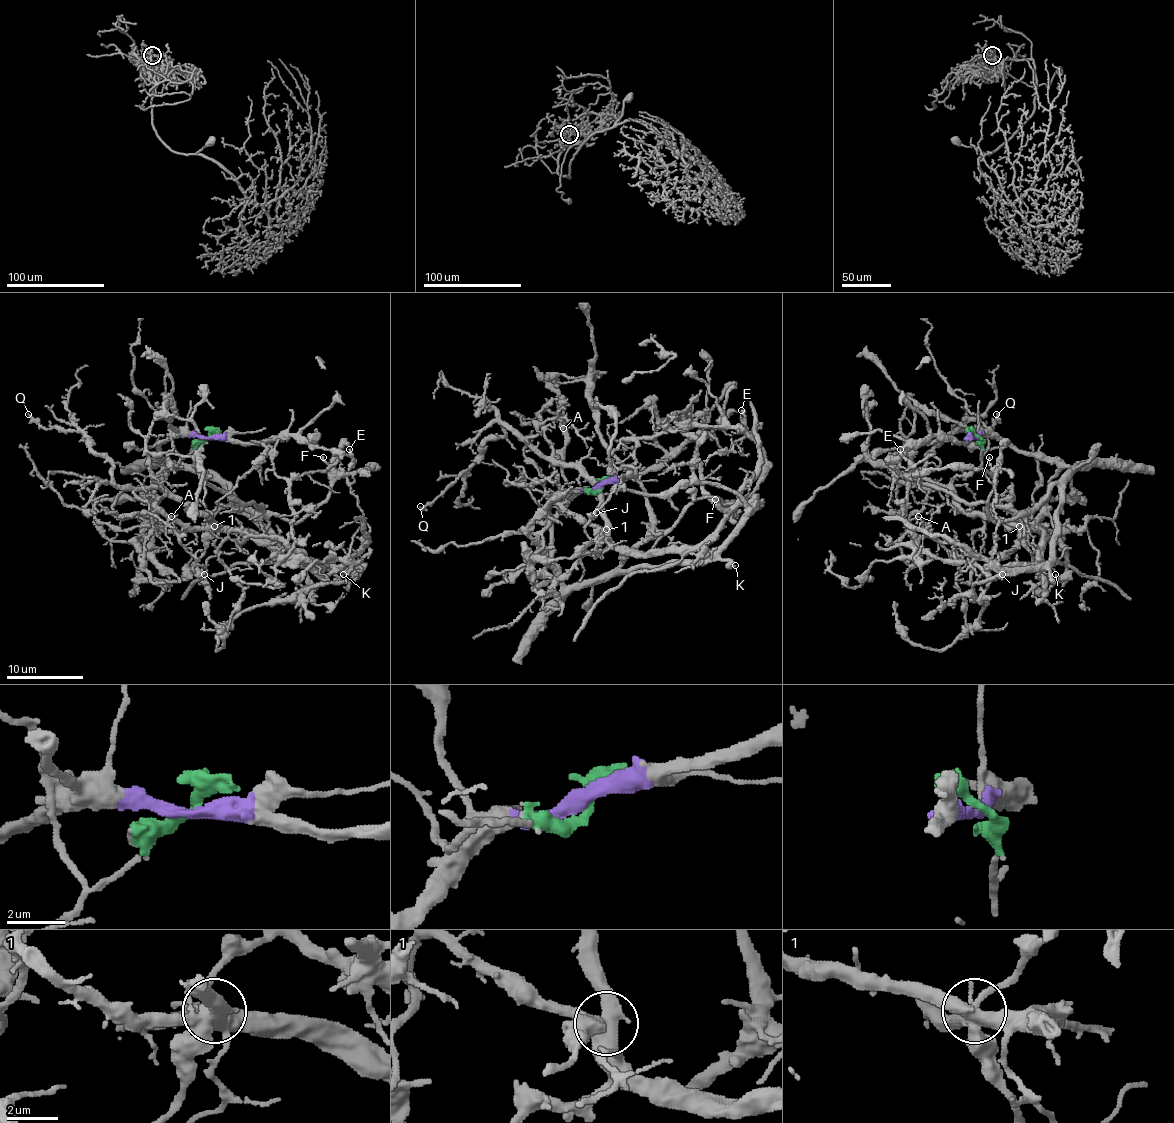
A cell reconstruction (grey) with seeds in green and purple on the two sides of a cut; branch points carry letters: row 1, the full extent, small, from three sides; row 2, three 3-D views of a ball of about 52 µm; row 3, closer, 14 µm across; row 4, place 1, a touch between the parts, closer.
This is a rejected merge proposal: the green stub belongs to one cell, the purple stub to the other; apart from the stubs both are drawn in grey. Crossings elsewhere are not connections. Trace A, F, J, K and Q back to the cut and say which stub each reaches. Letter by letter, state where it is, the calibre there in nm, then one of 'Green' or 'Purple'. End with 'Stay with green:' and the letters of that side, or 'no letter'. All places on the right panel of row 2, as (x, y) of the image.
A: Place: (918, 516). Thickness 170 nm. Green
F: Place: (989, 457). Thickness 170 nm. Purple
J: Place: (1002, 574). Thickness 480 nm. Green
K: Place: (1055, 574). Thickness 110 nm. Purple
Q: Place: (996, 414). Thickness 70 nm. Green
Stay with green: A, J, Q

